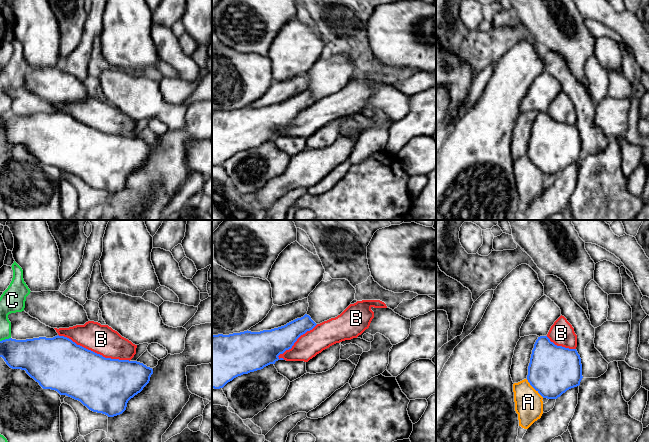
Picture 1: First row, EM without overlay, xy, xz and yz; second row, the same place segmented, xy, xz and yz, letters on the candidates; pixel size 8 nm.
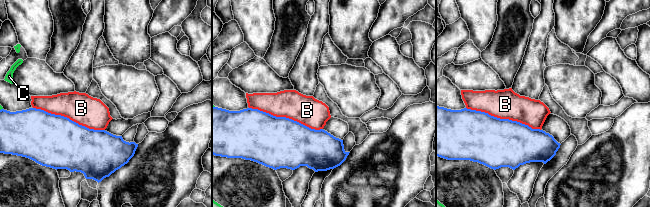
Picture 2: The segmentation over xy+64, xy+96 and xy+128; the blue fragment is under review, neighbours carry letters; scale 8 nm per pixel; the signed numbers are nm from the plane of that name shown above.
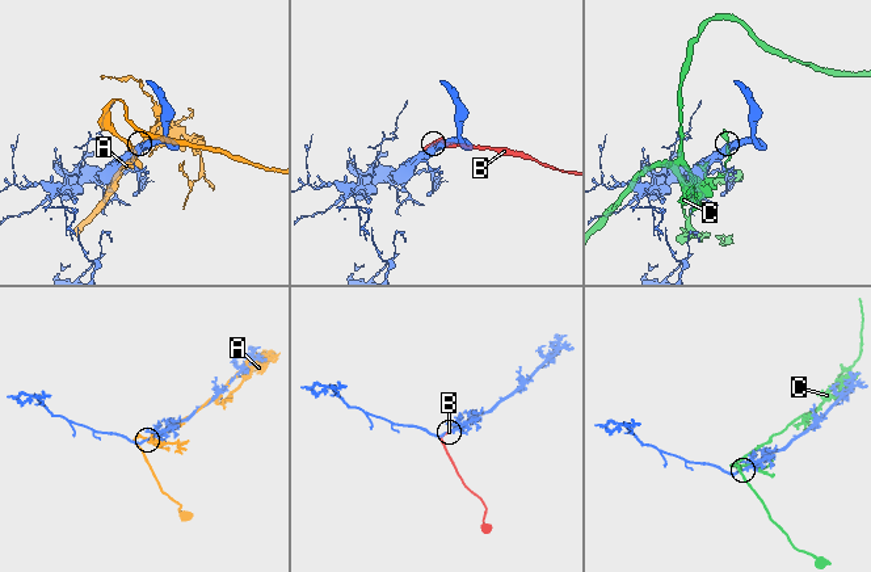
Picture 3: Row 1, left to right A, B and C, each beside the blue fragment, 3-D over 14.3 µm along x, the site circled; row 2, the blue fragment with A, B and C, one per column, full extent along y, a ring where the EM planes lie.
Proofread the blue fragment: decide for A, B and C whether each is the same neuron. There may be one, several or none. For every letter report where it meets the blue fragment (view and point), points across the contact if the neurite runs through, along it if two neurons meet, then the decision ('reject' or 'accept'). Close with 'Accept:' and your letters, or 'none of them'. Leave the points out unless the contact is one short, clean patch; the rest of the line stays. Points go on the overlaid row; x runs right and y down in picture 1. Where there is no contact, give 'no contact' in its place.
A: contact yz (534, 388); reject
B: contact xy (94, 352); accept
C: contact xy (5, 339); reject
Accept: B

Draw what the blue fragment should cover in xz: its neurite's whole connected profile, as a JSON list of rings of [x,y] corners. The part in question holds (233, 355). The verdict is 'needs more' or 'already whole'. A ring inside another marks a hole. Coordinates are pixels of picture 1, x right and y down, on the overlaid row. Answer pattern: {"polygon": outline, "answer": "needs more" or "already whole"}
{"polygon": [[[362,300],[350,304],[340,315],[316,324],[305,314],[284,326],[260,332],[244,331],[229,335],[212,335],[212,388],[223,388],[228,382],[275,364],[278,360],[304,361],[321,353],[330,346],[345,340],[357,338],[369,328],[374,312],[371,308],[387,308],[380,300]]], "answer": "needs more"}

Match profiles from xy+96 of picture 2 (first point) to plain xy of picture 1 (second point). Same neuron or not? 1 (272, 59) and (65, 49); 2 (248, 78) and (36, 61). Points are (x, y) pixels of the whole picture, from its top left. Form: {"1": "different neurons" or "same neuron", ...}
{"1": "same neuron", "2": "different neurons"}

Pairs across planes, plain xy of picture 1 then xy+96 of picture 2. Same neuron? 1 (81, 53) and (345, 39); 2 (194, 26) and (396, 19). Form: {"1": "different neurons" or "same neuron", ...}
{"1": "different neurons", "2": "different neurons"}

